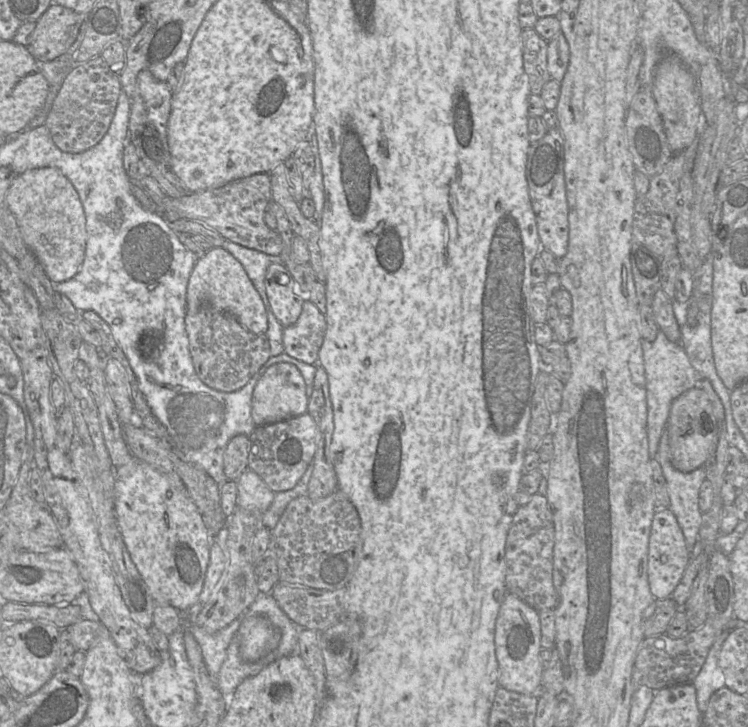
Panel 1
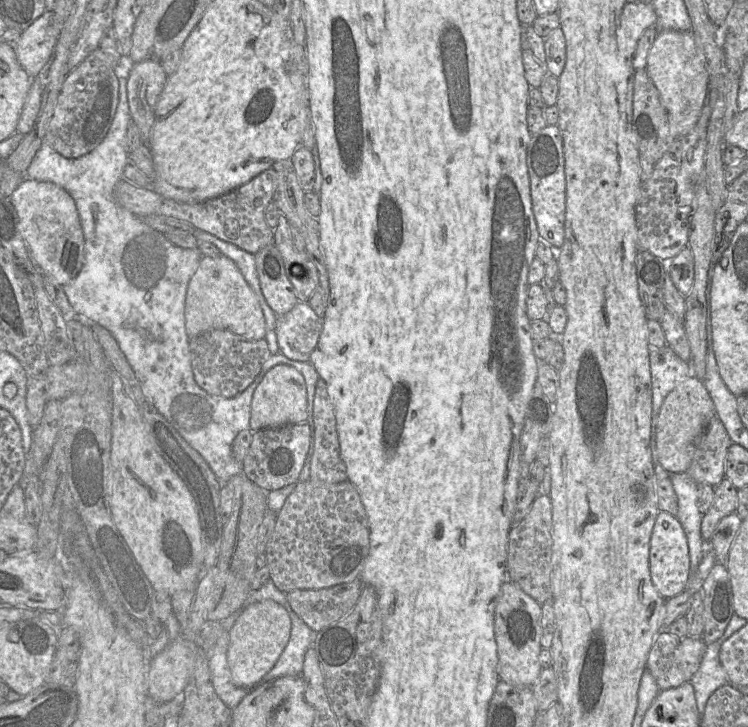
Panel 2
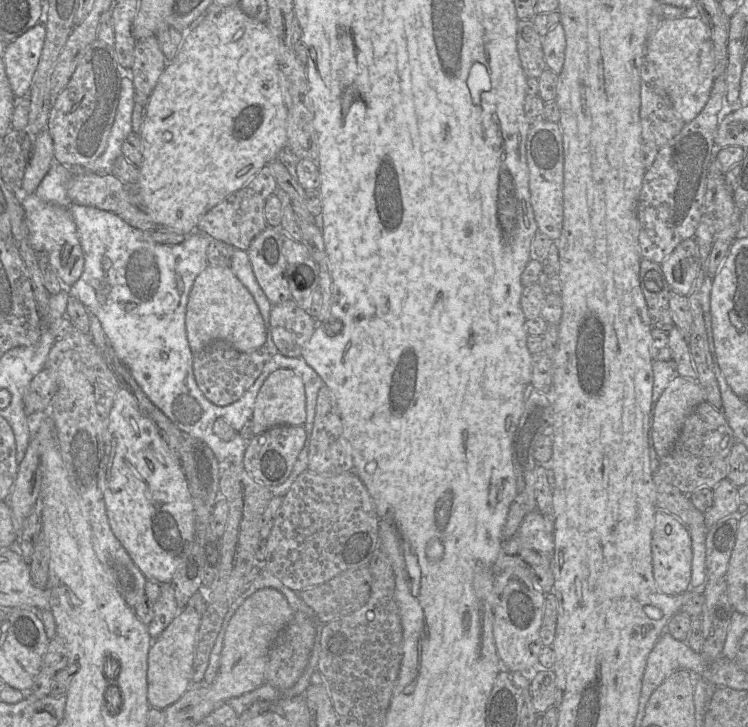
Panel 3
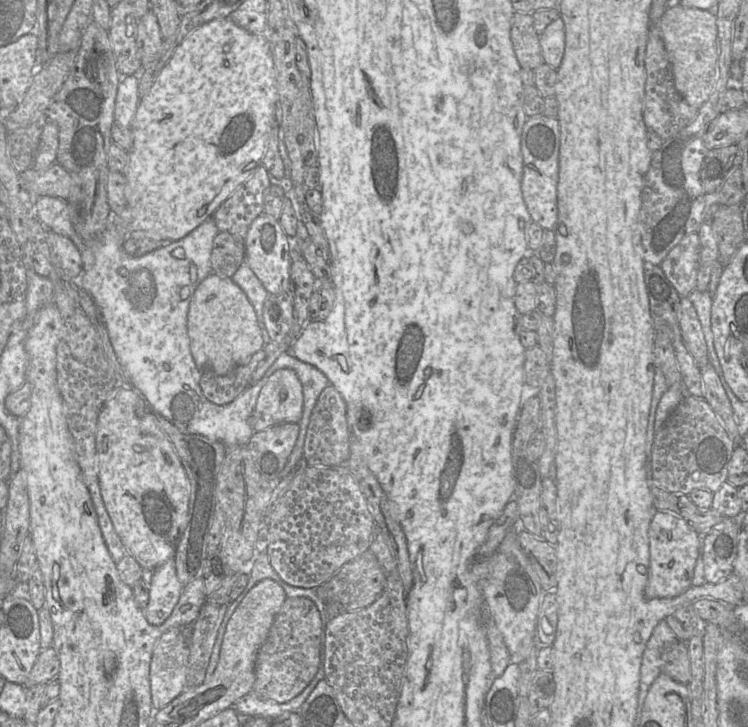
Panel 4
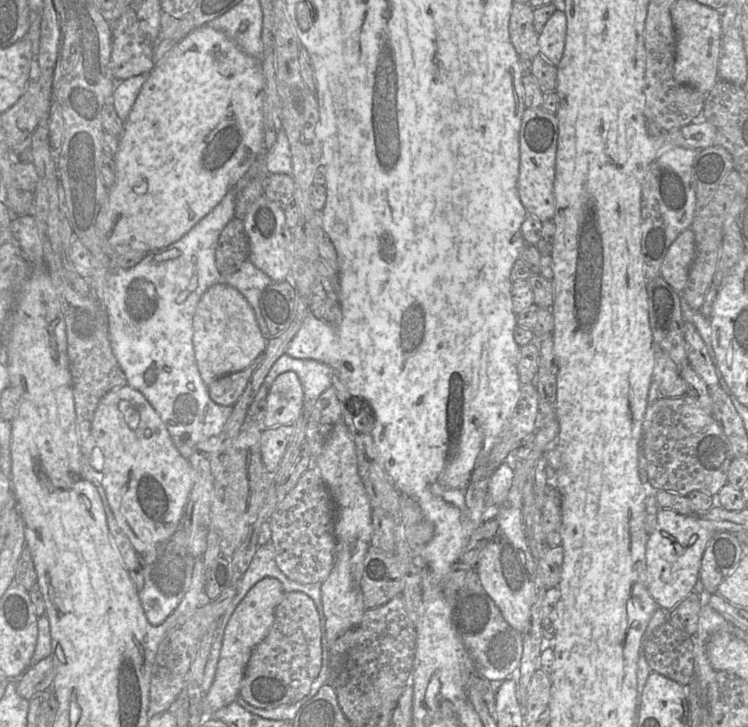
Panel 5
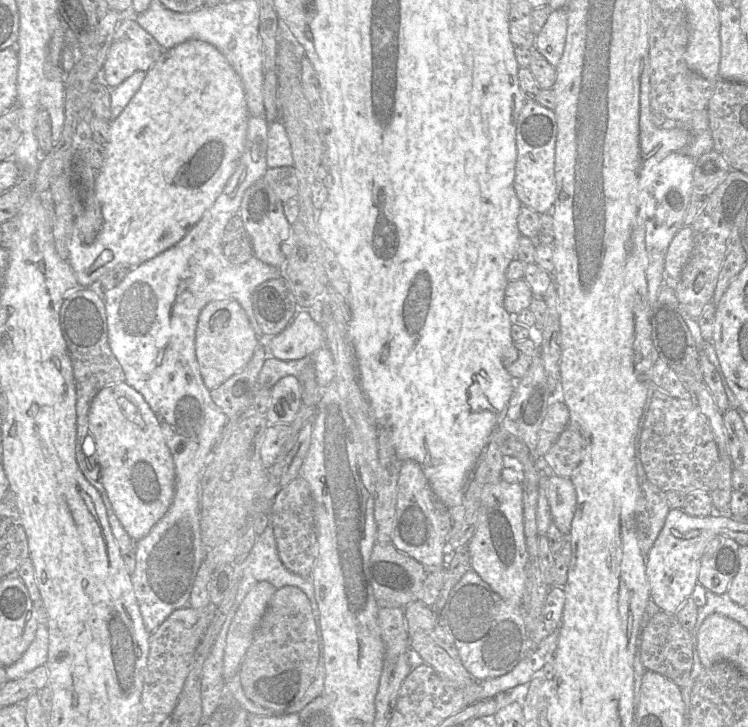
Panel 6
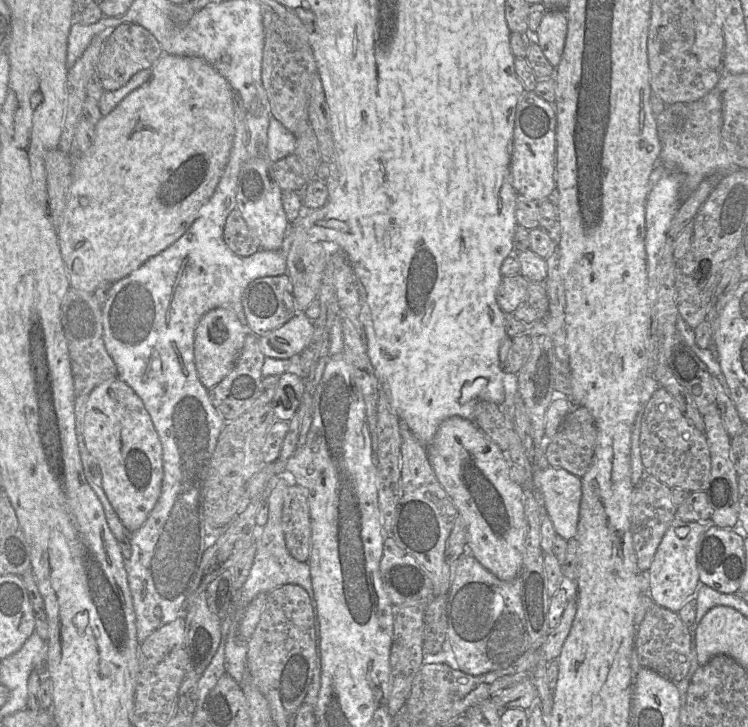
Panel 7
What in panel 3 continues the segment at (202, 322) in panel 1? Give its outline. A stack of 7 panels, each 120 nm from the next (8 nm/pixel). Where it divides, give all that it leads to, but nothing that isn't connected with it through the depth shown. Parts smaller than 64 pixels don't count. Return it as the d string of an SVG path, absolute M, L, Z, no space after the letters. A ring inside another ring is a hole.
M214 341L193 355L193 373L198 388L203 395L217 406L227 406L239 400L261 374L264 365L272 355L265 345L250 351L240 352L224 341Z

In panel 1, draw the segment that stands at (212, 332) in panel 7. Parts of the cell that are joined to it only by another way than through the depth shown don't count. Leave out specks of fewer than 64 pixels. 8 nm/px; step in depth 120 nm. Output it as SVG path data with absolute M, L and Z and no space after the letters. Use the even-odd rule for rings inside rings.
M212 247L198 259L189 277L186 313L197 312L204 305L234 316L252 333L265 334L267 331L267 314L259 293L242 264L229 251L221 247Z

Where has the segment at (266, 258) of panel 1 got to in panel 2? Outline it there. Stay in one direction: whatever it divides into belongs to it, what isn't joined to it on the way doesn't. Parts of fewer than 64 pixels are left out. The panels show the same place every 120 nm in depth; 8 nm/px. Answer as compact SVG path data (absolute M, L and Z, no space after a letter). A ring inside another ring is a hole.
M210 235L210 240L212 240L212 244L219 249L221 254L227 256L236 264L257 297L265 318L265 323L269 324L268 315L269 313L274 313L274 311L269 307L262 293L256 269L255 255L214 235Z

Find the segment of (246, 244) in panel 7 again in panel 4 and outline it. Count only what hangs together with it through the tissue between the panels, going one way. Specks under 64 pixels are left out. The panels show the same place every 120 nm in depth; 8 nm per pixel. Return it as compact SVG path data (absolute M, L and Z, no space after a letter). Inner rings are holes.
M219 232L213 240L212 272L221 277L231 278L245 261L244 241L228 232Z

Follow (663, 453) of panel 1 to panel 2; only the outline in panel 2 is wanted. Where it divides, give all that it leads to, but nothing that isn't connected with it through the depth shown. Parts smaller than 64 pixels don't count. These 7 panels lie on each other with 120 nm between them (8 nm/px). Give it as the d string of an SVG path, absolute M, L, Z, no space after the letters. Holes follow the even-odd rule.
M686 472L670 474L670 478L677 496L676 517L687 537L692 575L696 572L707 546L707 542L701 536L703 515L697 507L698 484Z

